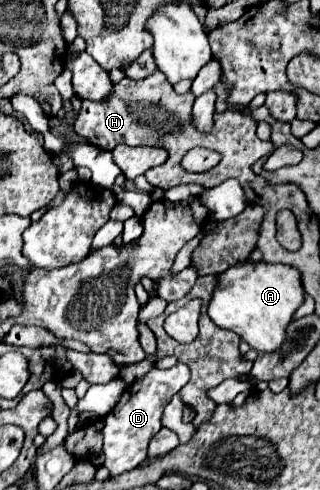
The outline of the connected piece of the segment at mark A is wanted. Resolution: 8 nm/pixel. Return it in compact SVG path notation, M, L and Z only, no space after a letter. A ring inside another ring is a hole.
M245 260L219 276L207 314L223 330L241 336L257 352L275 352L285 342L285 328L303 302L299 272L287 264Z

